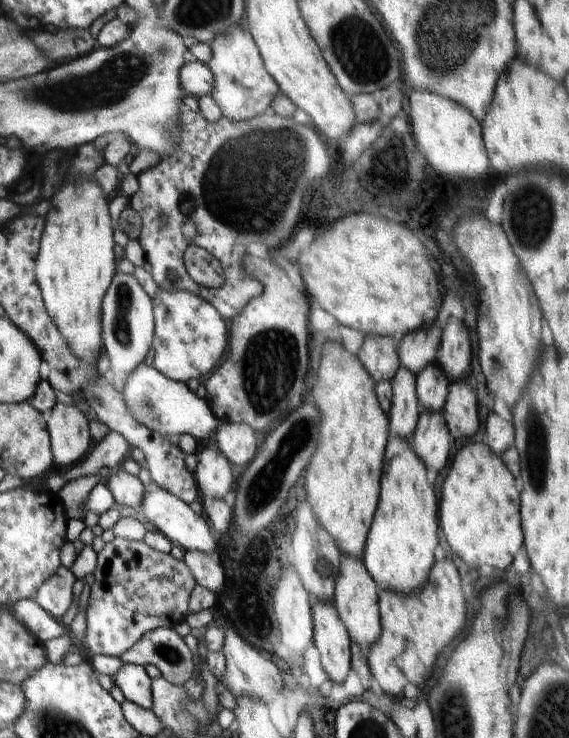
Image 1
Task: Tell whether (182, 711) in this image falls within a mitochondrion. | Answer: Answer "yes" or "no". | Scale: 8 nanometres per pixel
yes

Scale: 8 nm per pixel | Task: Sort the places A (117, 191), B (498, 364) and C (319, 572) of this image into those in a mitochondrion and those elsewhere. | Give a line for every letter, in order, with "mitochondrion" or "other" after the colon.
A: other
B: mitochondrion
C: other

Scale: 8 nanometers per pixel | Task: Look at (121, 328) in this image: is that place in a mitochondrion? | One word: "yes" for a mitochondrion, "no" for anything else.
yes

